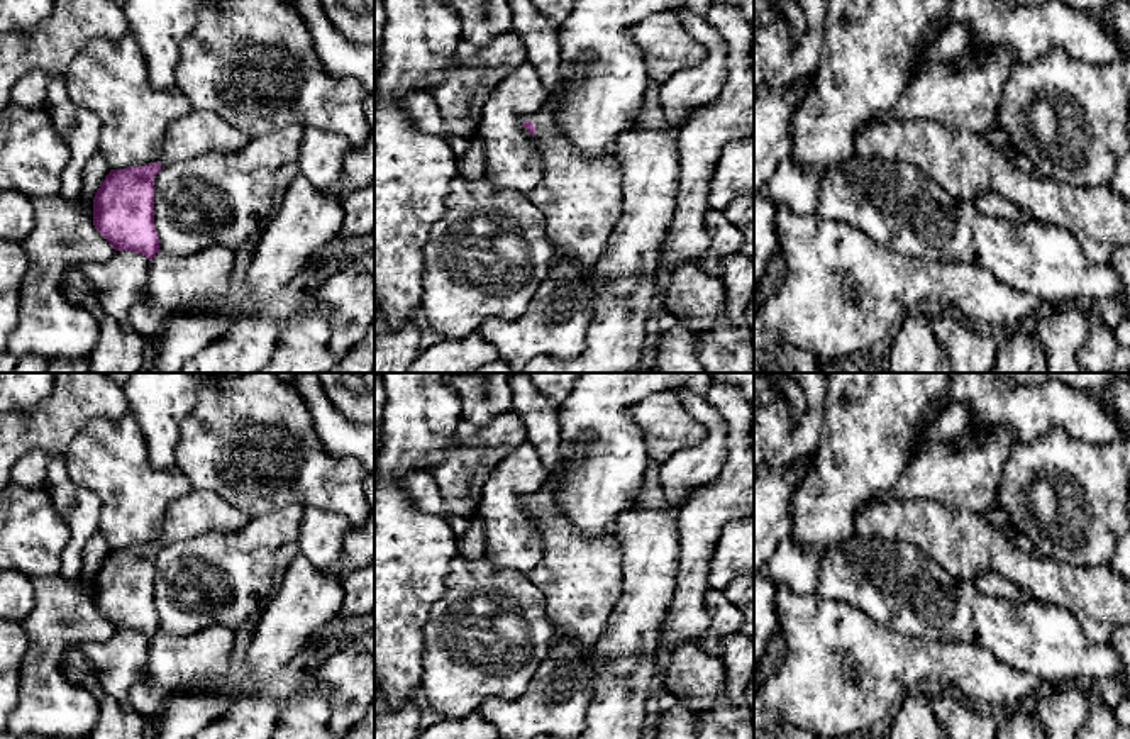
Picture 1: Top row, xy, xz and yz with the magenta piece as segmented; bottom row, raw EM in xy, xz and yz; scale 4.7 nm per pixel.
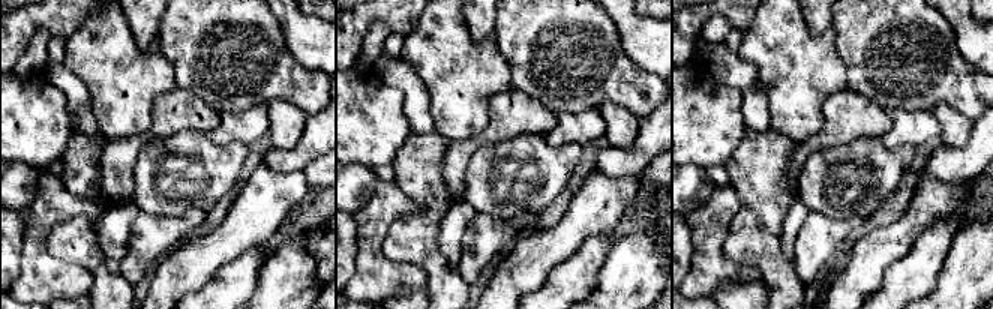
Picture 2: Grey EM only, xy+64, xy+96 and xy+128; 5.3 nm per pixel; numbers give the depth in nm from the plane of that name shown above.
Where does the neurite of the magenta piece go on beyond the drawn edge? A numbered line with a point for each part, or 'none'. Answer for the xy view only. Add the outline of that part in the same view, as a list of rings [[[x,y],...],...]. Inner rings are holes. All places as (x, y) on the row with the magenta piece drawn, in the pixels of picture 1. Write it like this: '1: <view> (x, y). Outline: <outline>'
1: xy (200, 131). Outline: [[[191,110],[168,125],[159,163],[166,166],[208,151],[235,154],[247,139],[217,114]]]

